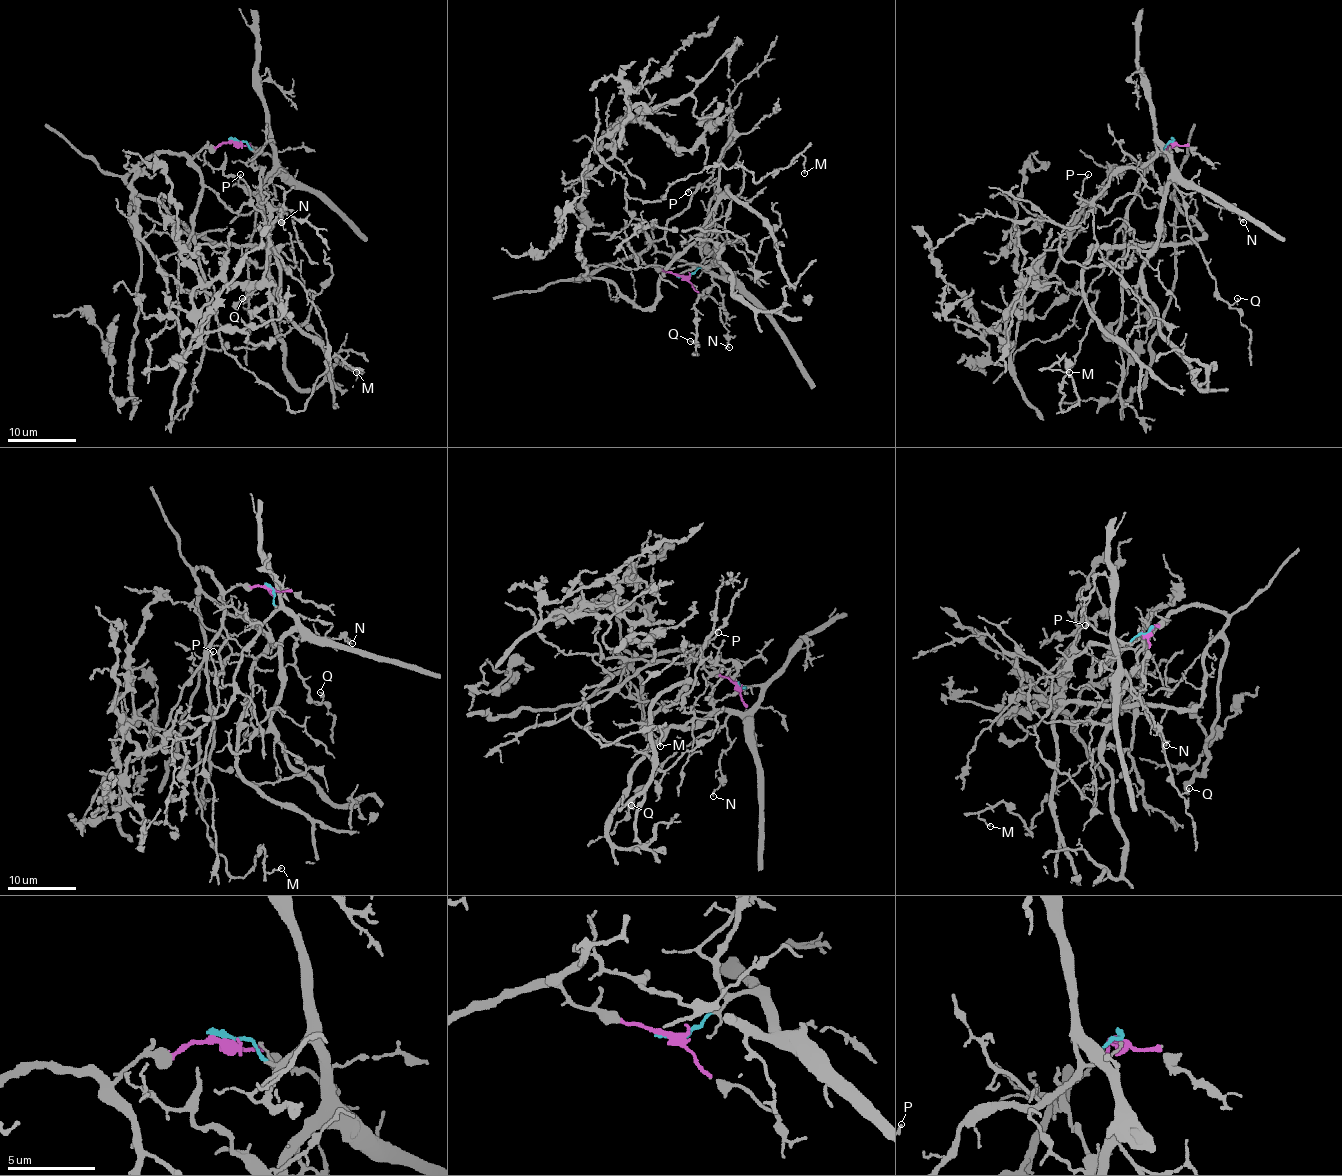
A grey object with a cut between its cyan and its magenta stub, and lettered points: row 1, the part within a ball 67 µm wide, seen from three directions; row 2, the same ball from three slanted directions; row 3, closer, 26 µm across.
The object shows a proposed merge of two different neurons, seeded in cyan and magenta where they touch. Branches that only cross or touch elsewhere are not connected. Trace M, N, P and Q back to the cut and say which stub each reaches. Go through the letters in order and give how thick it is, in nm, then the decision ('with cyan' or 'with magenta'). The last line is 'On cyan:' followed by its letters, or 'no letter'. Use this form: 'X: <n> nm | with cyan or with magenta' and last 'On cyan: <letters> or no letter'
M: 130 nm | with magenta
N: 200 nm | with cyan
P: 150 nm | with magenta
Q: 80 nm | with cyan
On cyan: N, Q

